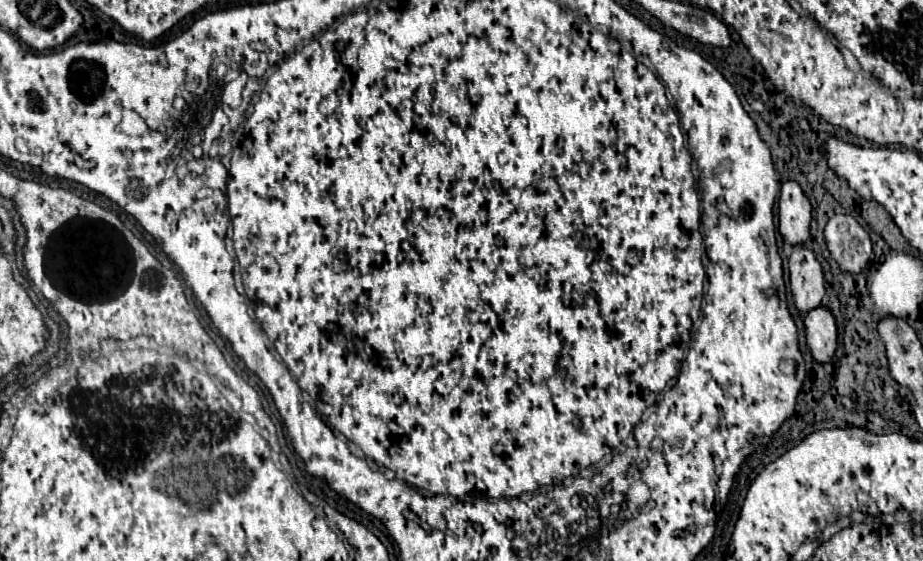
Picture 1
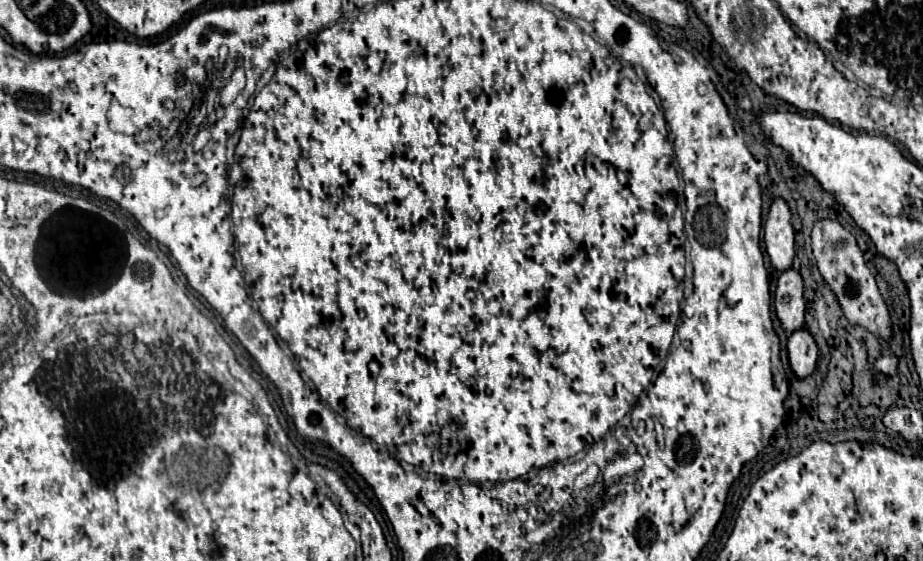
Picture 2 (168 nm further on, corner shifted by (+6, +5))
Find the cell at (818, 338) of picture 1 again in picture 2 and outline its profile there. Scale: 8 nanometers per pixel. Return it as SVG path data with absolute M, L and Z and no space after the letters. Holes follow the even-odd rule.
M800 328L796 330L796 334L792 334L788 338L788 364L790 370L798 376L798 378L806 378L814 372L816 368L816 358L818 358L818 348L814 338L810 336L808 330Z

